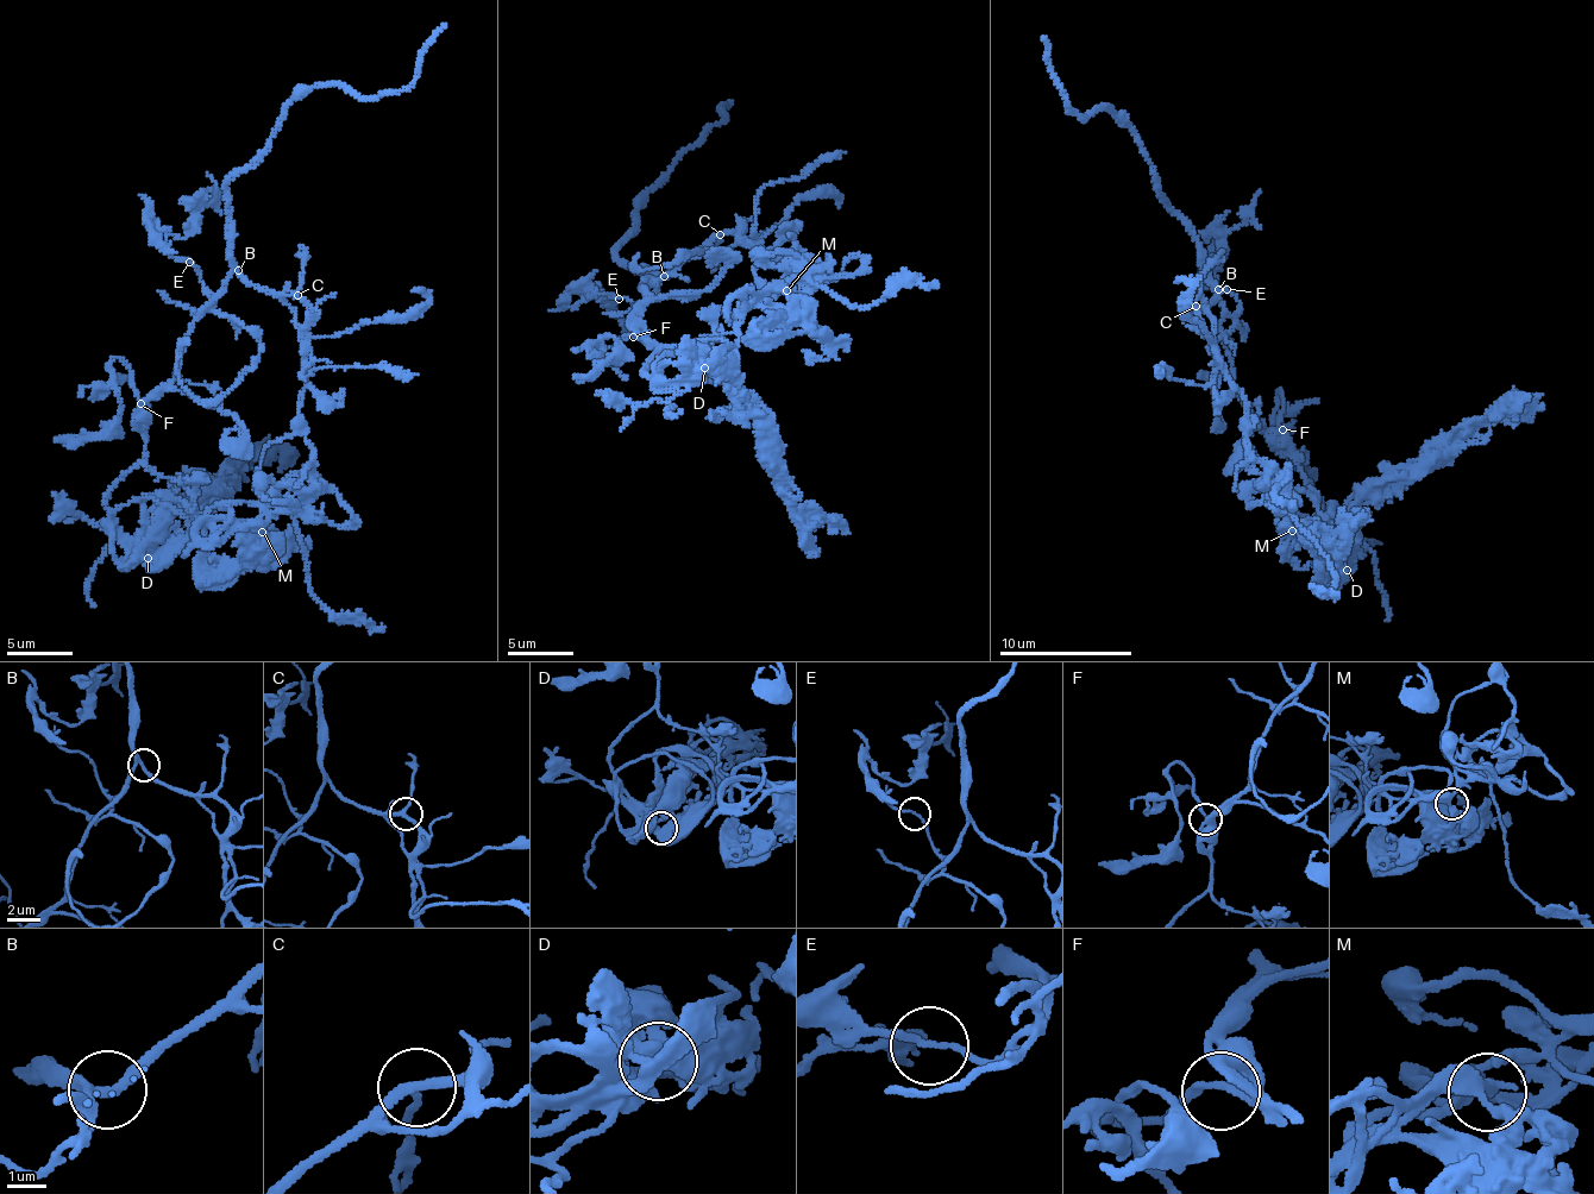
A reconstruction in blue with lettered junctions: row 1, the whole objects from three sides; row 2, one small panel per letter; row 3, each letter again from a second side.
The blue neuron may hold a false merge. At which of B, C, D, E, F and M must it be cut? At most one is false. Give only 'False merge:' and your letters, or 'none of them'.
False merge: none of them

